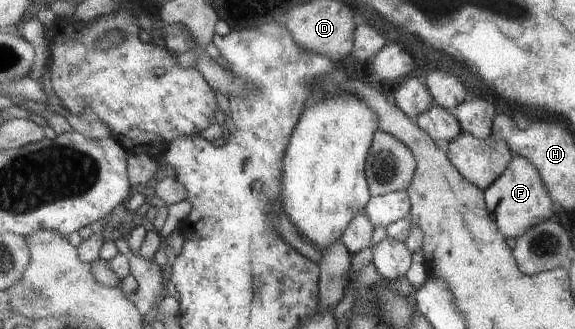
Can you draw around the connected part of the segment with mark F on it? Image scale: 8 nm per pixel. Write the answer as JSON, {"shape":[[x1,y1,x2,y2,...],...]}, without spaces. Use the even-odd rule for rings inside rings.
{"shape":[[513,156,506,172,484,192,488,211,494,214,495,222,506,239,524,236,534,226,543,224,546,220,551,220,556,216,553,197,550,196,541,173,530,160,522,156]]}

